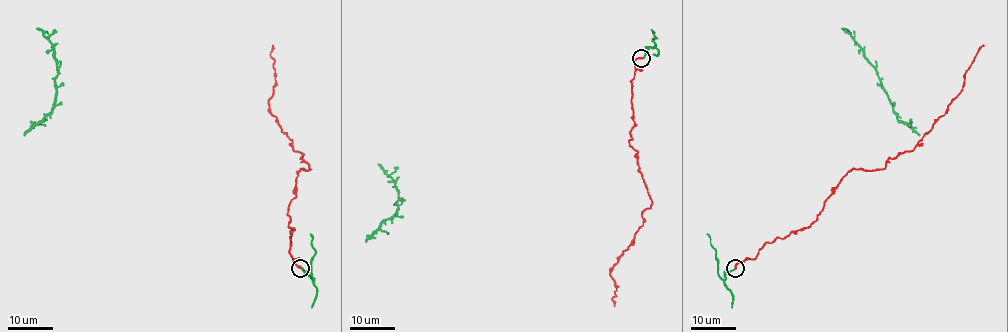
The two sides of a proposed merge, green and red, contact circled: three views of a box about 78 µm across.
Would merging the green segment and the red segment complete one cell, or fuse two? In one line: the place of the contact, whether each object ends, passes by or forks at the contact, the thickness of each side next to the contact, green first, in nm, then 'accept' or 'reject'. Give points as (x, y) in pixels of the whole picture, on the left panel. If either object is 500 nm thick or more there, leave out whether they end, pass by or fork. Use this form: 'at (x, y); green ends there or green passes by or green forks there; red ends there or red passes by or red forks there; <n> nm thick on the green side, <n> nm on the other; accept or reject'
at (300, 268); green ends there; red ends there; 240 nm thick on the green side, 240 nm on the other; accept

